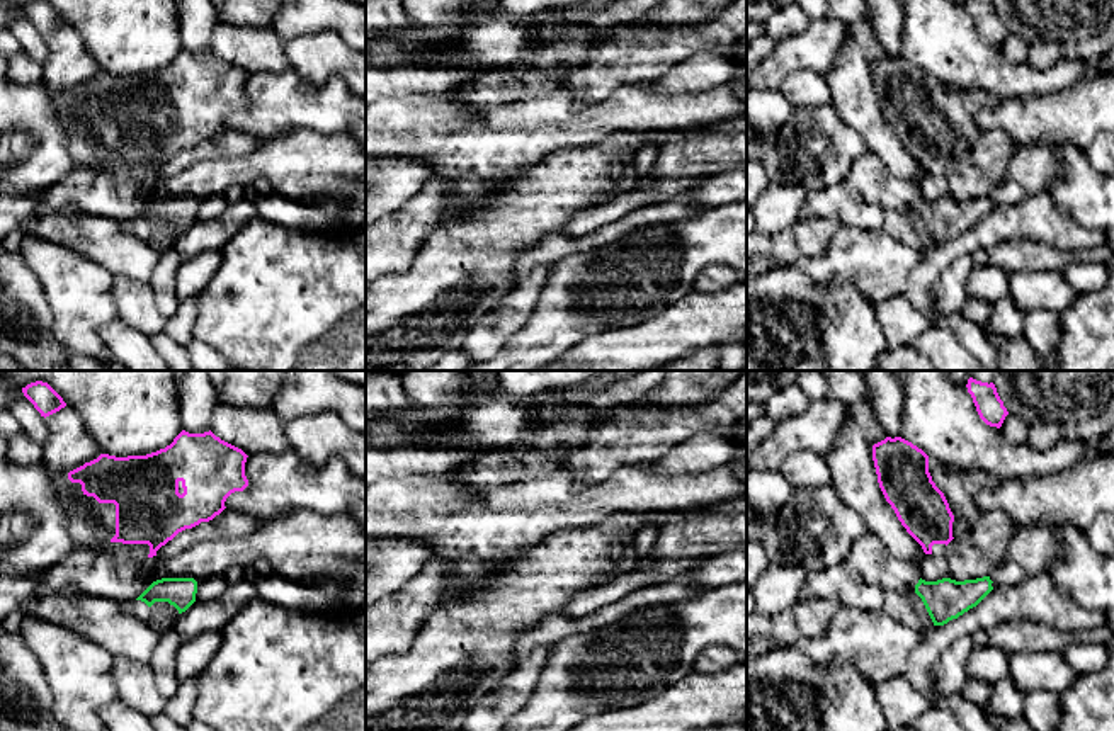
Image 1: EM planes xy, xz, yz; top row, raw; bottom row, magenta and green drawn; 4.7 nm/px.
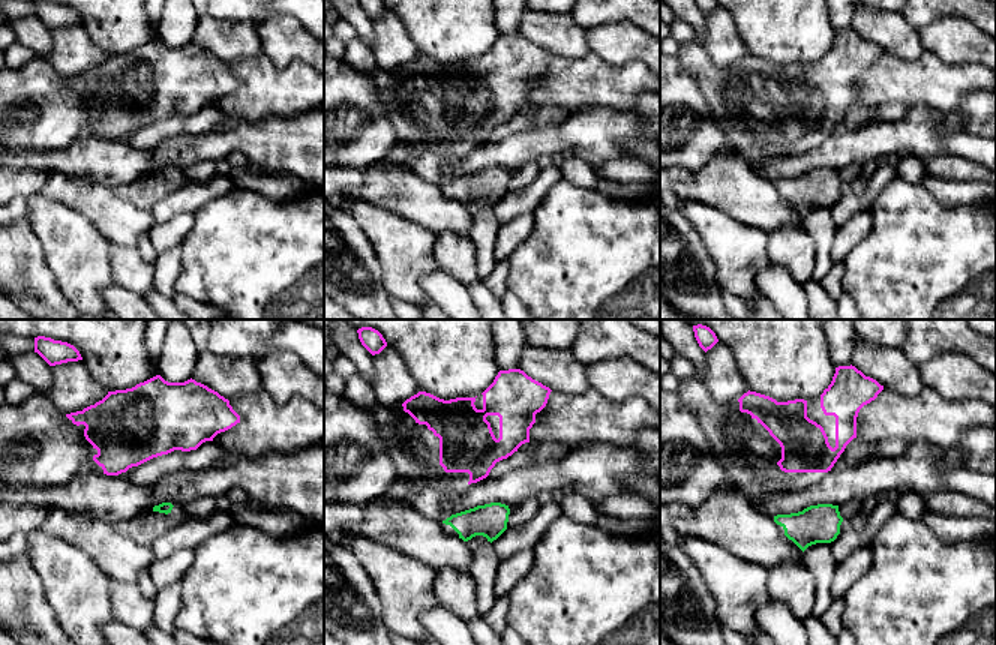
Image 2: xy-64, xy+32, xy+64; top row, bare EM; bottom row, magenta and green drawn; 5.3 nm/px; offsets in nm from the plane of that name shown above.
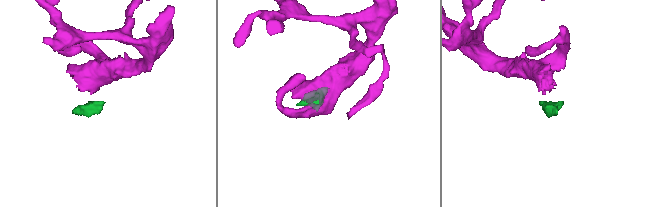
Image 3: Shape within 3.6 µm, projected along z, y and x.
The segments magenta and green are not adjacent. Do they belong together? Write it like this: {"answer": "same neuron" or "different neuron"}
{"answer": "different neuron"}

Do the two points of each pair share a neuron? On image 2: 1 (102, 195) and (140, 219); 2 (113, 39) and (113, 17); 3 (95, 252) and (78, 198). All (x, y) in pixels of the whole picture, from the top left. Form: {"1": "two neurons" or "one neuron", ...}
{"1": "one neuron", "2": "one neuron", "3": "two neurons"}

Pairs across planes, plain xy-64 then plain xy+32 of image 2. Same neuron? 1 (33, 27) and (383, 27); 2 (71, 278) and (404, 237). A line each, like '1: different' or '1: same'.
1: different
2: same

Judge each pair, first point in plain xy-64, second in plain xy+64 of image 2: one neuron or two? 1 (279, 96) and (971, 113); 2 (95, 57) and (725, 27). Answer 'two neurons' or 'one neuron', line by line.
1: two neurons
2: one neuron

